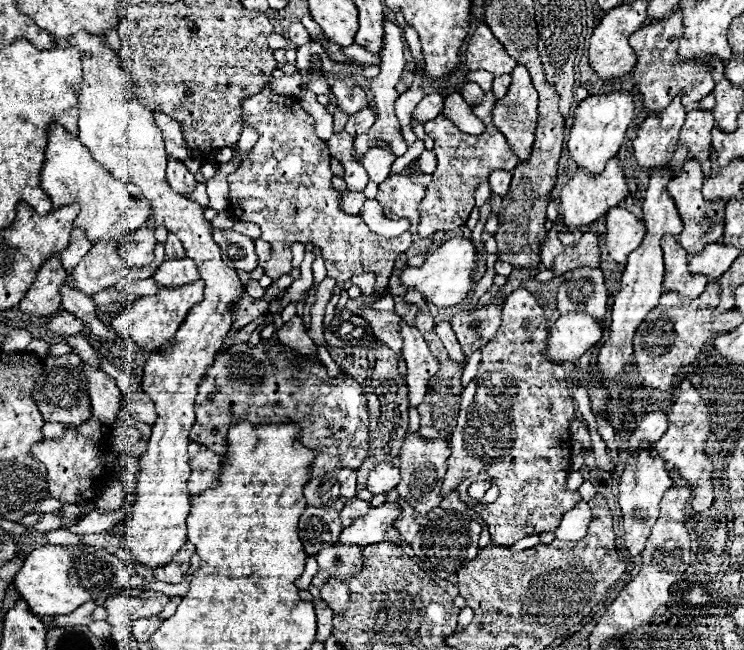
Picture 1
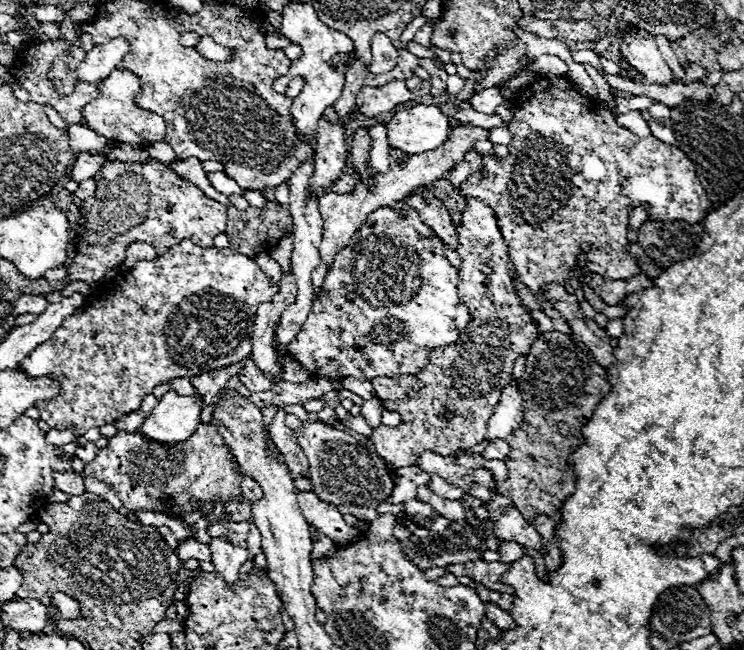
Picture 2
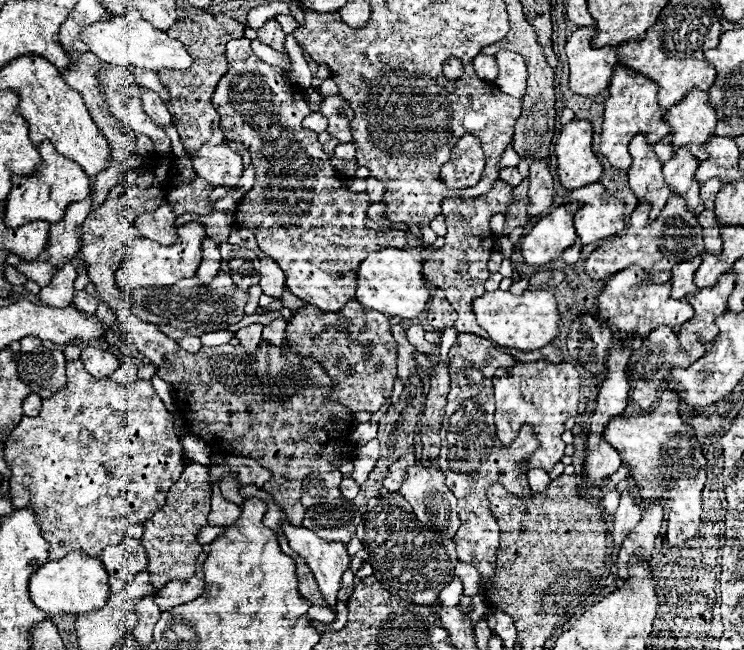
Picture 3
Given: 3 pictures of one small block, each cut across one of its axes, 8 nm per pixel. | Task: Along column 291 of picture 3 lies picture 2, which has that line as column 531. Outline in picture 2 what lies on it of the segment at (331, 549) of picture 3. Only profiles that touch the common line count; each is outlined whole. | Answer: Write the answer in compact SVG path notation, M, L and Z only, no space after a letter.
M494 492L490 502L486 504L488 504L488 518L494 524L494 536L498 536L504 542L518 542L520 546L536 548L544 554L540 534L532 524L528 524L522 518L522 514L516 510L516 506L508 496Z

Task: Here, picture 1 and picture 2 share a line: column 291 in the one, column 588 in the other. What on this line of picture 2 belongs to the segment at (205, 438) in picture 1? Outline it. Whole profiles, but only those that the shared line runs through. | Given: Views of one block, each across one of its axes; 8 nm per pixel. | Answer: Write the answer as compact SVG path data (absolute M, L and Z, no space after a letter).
M533 310L530 315L542 334L534 340L526 358L526 370L518 380L526 408L526 426L504 438L510 446L510 454L504 458L510 474L508 480L496 484L496 490L504 496L512 496L516 508L532 524L538 514L554 516L560 504L574 492L574 472L560 470L560 466L566 464L570 452L582 444L582 426L590 422L596 406L604 394L610 392L610 382L594 356L576 346L568 334L556 332L544 312Z

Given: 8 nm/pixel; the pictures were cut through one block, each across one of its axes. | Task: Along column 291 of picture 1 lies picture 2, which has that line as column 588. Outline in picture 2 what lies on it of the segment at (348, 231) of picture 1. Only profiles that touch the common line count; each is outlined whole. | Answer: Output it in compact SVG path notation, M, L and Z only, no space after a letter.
M540 76L524 88L508 132L512 134L508 156L484 158L482 172L486 176L486 194L490 194L486 204L490 204L498 216L498 228L508 246L516 276L536 296L540 296L542 284L556 282L564 286L574 278L572 266L576 266L582 244L590 246L584 264L590 272L598 272L612 280L626 280L640 274L636 260L626 250L630 244L626 234L628 214L632 208L644 206L648 216L658 218L660 222L684 220L688 224L696 224L704 220L712 206L706 190L696 178L694 162L684 152L654 136L640 138L628 128L622 128L616 122L616 116L606 110L602 102L584 98L566 76Z

